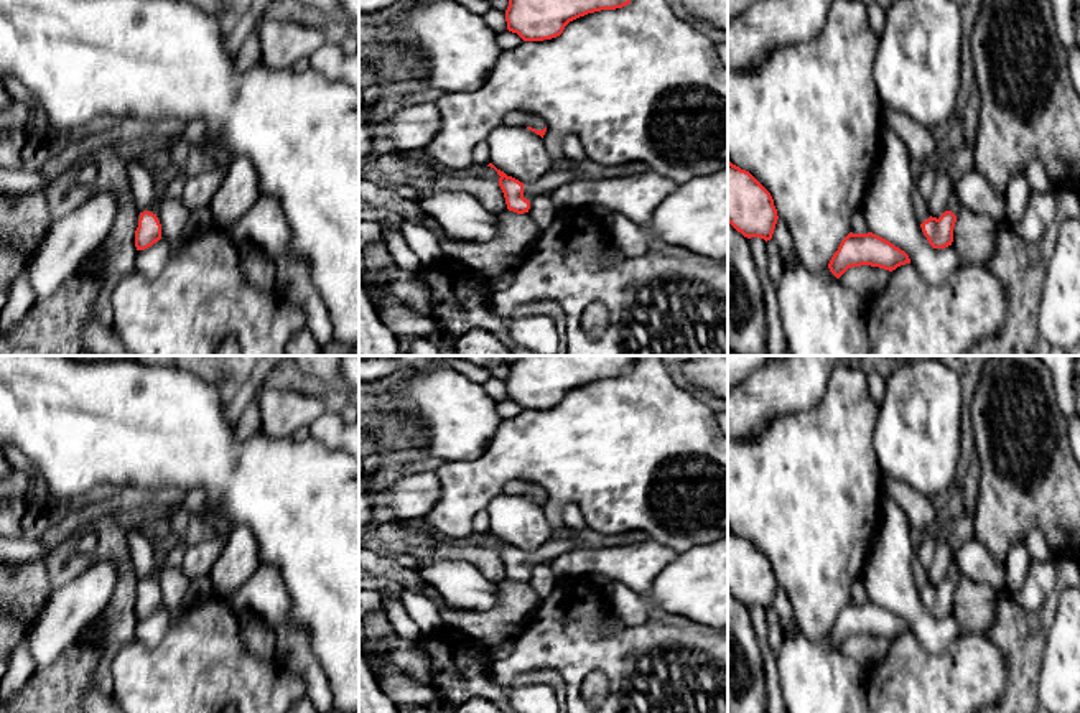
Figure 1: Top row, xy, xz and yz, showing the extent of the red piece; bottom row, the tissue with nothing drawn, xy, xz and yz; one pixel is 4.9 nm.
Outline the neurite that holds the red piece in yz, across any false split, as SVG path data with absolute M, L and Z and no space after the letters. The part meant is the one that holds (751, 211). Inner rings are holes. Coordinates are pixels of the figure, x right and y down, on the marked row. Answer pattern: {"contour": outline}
{"contour": "M728 160L728 222L744 237L772 239L777 209L770 193Z"}

